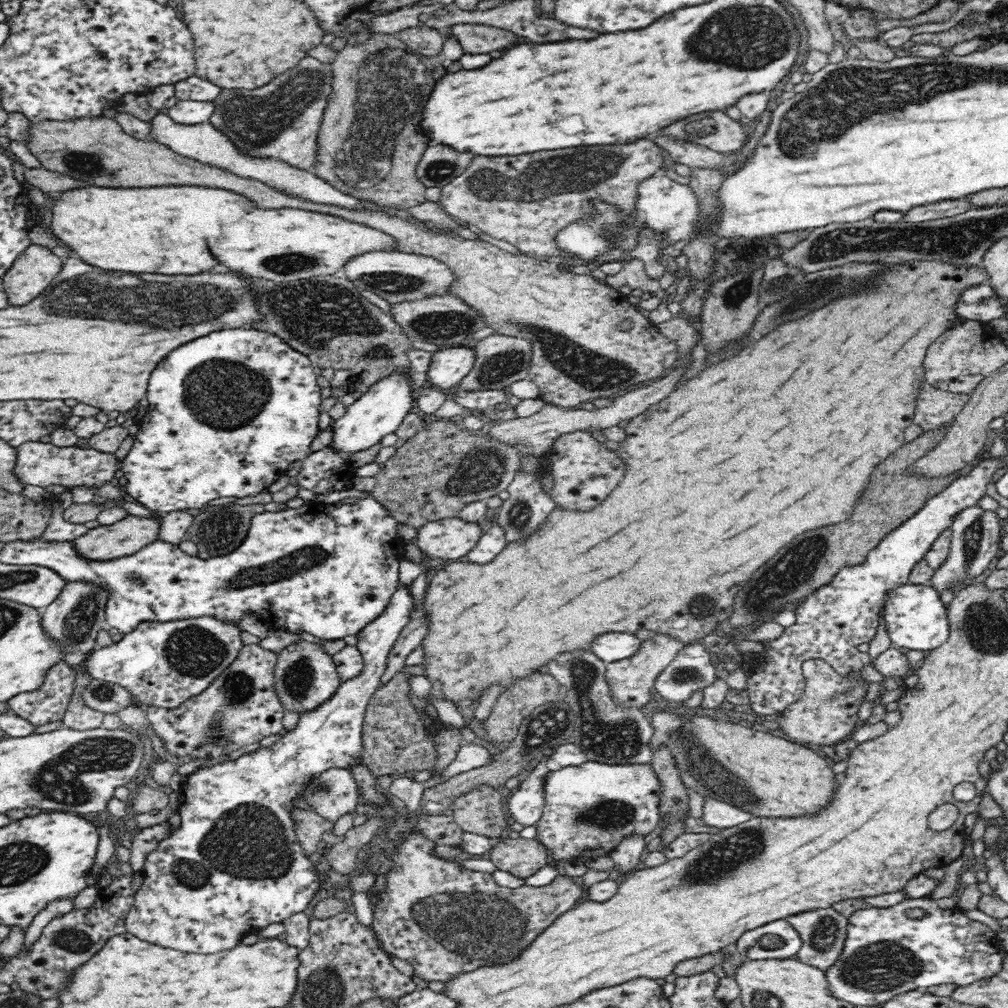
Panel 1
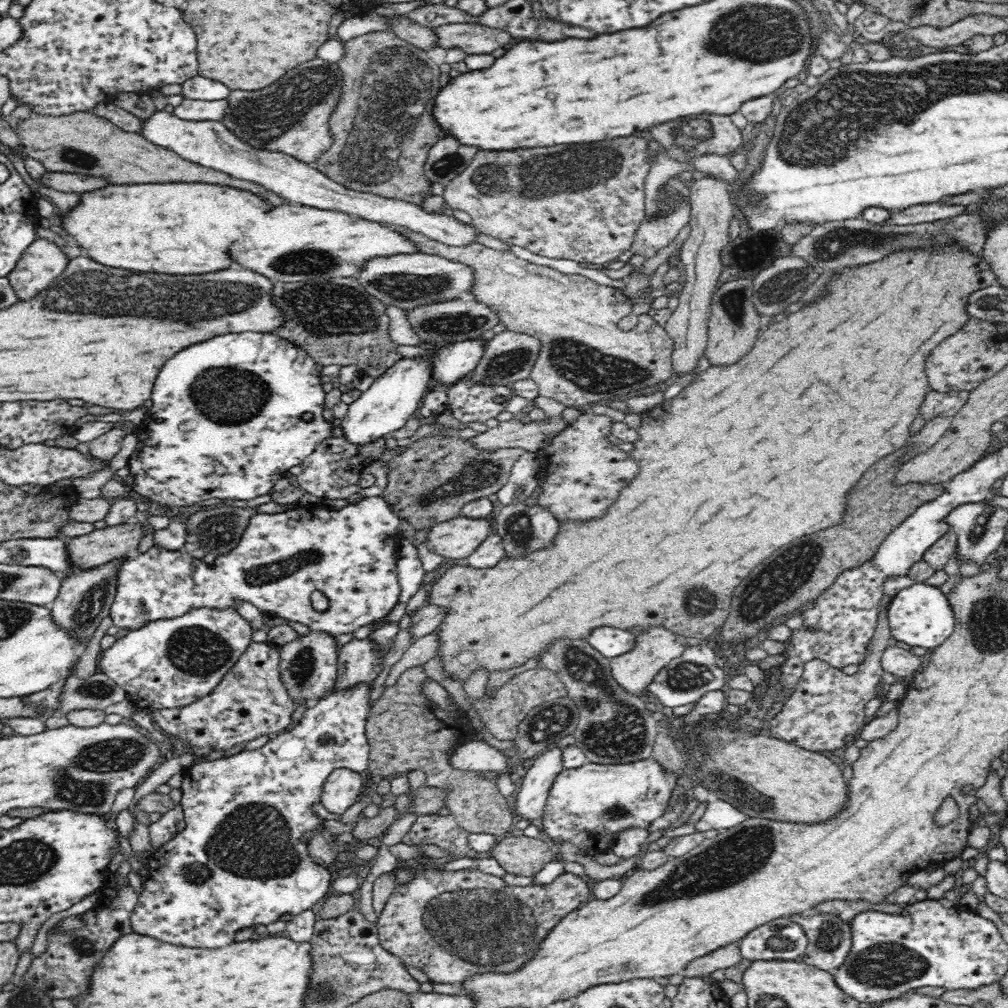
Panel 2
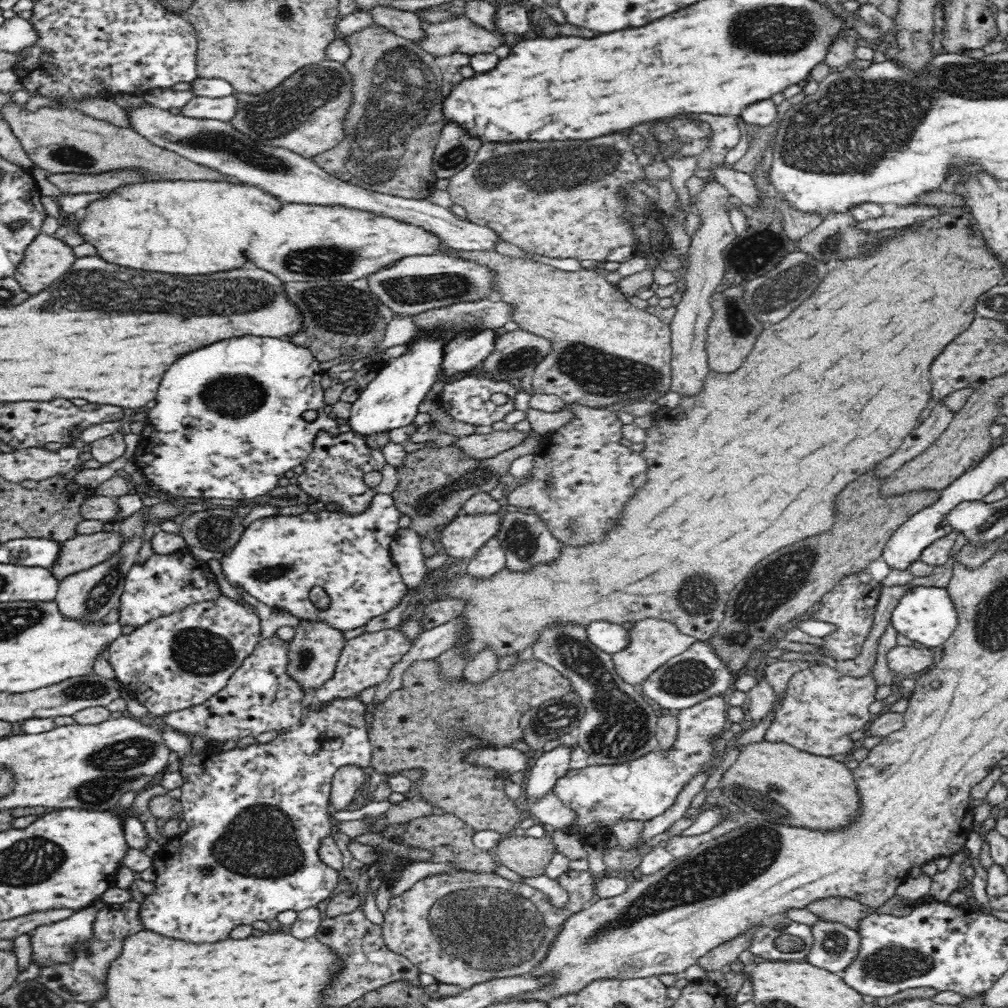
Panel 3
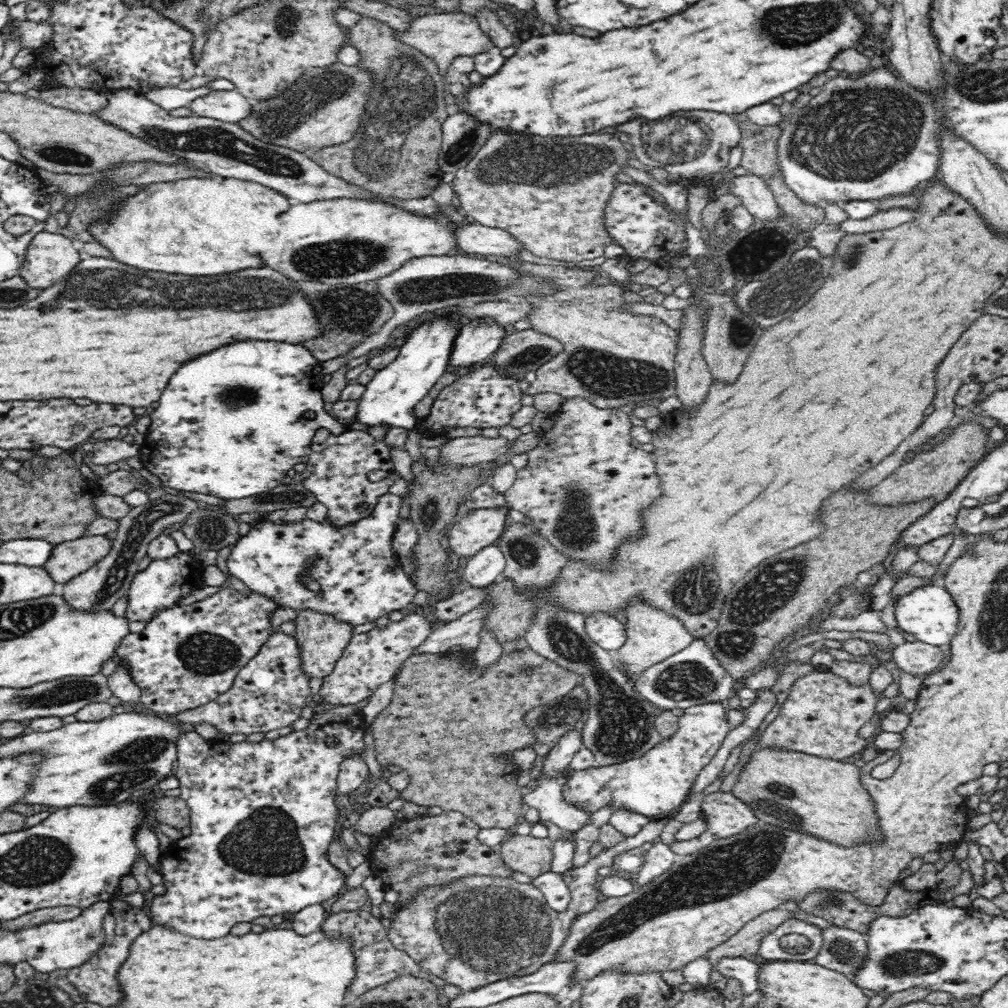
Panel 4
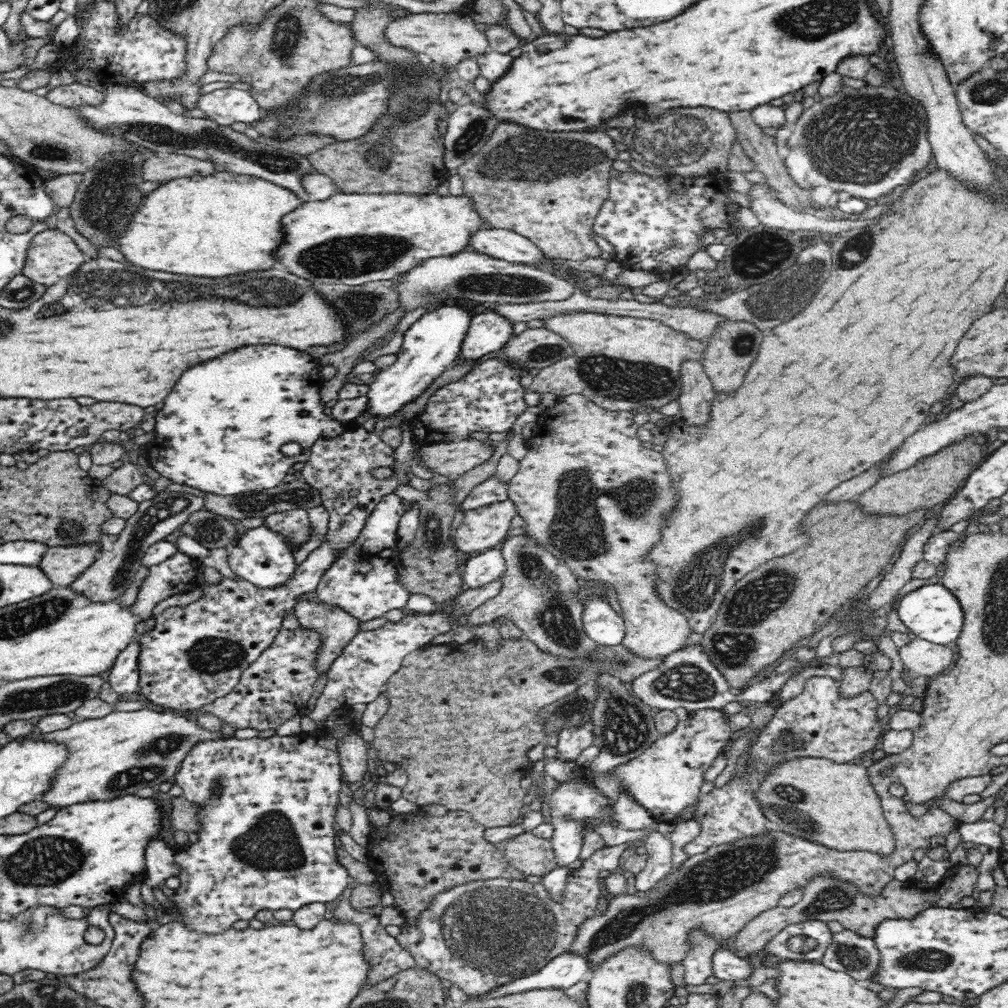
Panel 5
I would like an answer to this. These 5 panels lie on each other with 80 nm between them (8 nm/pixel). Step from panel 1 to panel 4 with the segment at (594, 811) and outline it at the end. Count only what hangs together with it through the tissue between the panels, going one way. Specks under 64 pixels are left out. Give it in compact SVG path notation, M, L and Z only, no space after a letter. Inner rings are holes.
M706 702L683 711L684 714L679 717L677 732L672 738L661 740L658 746L654 746L643 756L620 764L571 771L564 778L565 784L560 789L564 800L582 809L588 816L606 805L614 807L614 811L624 809L640 813L649 819L669 814L679 808L691 792L698 774L710 764L731 732L725 703Z

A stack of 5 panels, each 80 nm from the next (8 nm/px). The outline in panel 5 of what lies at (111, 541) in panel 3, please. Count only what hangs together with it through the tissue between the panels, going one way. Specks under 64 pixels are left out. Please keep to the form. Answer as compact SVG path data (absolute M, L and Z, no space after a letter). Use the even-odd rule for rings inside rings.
M80 542L70 546L48 547L39 567L53 584L68 587L68 584L78 578L102 551L104 550L100 542Z

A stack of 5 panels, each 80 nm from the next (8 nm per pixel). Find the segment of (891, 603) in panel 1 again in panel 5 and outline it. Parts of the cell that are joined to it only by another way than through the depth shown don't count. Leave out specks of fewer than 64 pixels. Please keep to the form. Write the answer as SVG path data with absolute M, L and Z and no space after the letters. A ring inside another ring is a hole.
M940 582L921 586L904 595L897 606L897 613L904 626L910 629L916 638L937 645L952 644L960 636L964 620L958 599Z

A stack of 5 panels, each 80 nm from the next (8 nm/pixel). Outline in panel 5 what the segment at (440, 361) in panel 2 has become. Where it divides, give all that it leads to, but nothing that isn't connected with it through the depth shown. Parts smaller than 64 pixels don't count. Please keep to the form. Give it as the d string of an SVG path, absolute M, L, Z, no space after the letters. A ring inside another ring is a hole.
M492 310L474 315L462 338L456 363L479 363L491 357L518 329L517 325Z

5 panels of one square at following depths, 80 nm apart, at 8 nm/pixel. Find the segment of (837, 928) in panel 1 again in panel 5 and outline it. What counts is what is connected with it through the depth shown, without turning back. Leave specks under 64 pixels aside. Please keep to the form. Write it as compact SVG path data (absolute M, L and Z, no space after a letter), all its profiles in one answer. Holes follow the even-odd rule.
M842 929L832 933L831 943L818 962L830 970L845 972L856 980L868 980L878 968L878 949L874 939L862 936L853 930Z

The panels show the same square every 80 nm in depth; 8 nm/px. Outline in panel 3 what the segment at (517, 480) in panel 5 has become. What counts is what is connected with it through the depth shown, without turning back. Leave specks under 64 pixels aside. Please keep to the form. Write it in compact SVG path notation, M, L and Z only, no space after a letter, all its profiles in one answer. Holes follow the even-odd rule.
M572 403L567 406L575 417L558 430L545 433L534 453L535 463L528 482L516 487L508 496L508 503L519 509L532 508L556 536L560 544L582 546L586 542L598 542L602 534L616 522L624 502L644 484L646 470L644 457L620 443L622 422L612 413L612 408L592 408ZM639 620L634 624L634 628L629 631L630 644L619 653L611 654L614 670L625 683L639 688L642 683L666 661L670 661L675 656L688 650L697 639L682 634L676 625L668 621L661 620Z

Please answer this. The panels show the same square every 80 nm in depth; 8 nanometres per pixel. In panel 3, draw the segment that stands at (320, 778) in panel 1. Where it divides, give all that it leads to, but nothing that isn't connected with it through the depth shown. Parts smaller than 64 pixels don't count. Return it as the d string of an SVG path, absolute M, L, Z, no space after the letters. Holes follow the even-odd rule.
M356 765L341 767L332 778L330 788L330 798L328 806L331 805L337 811L344 810L358 793L358 788L366 783L364 770L357 768Z

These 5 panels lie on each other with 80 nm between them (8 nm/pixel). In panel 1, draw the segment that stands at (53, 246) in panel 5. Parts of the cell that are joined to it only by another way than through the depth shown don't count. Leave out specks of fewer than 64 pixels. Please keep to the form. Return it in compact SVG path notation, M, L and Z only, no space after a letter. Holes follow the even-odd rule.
M28 246L2 276L8 304L26 306L43 294L60 272L62 262L44 246Z

